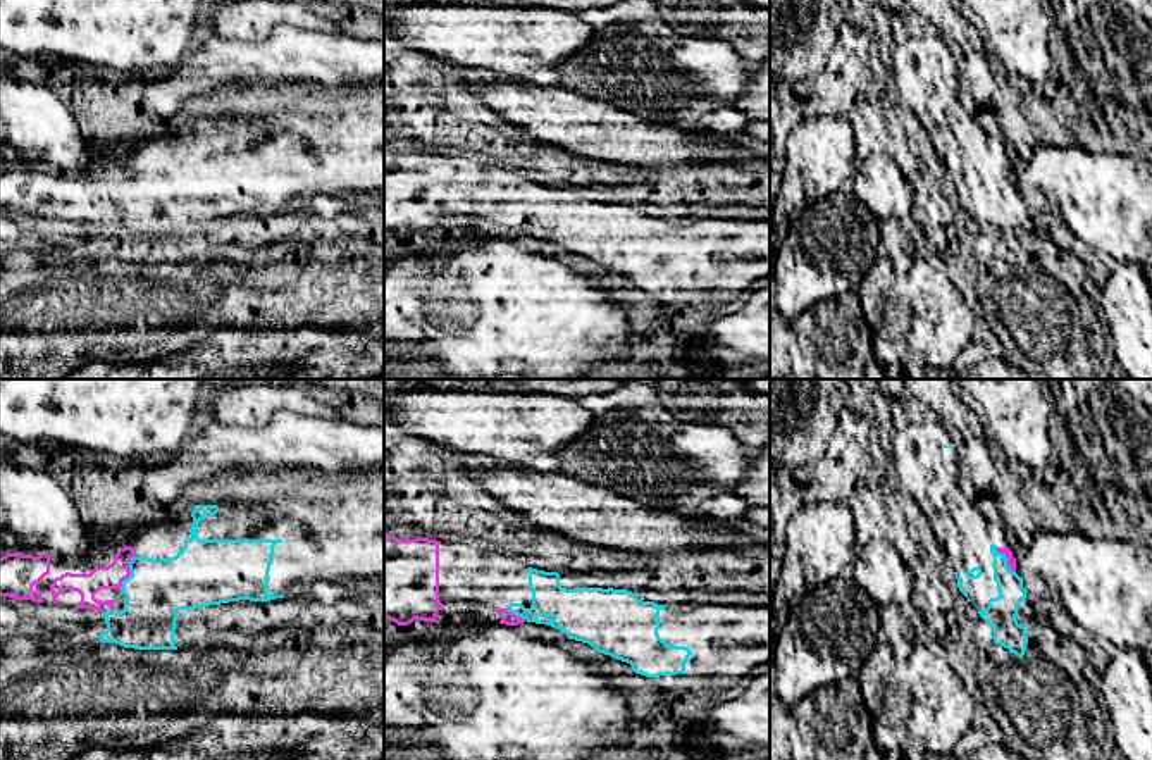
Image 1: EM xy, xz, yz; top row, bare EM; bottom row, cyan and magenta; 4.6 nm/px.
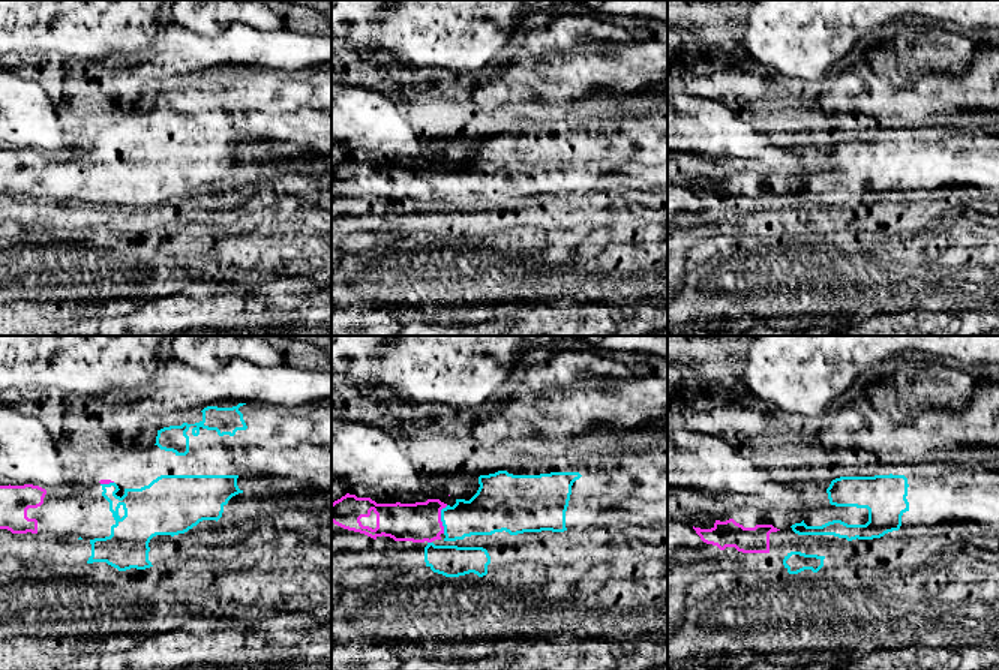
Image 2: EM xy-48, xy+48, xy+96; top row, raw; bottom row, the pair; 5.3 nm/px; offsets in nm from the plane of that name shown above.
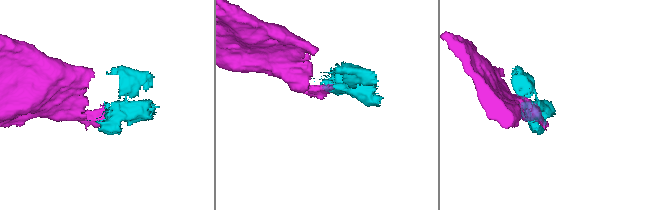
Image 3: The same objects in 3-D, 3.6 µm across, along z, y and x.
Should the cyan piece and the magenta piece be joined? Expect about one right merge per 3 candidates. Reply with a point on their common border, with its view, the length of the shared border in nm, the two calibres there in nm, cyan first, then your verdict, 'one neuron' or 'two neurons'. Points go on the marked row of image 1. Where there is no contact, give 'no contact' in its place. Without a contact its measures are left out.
xy (131, 573) | 180 nm | 280/110 nm | one neuron

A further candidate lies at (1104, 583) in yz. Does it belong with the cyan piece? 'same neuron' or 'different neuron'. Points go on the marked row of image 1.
different neuron

